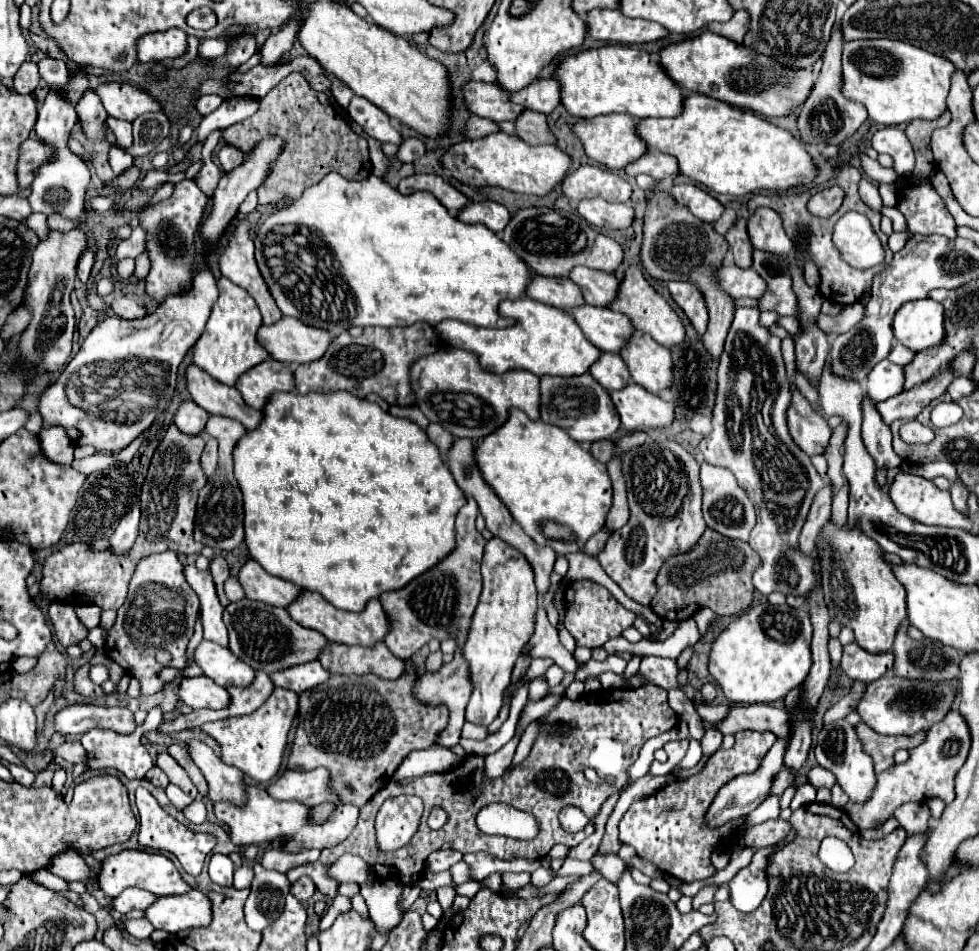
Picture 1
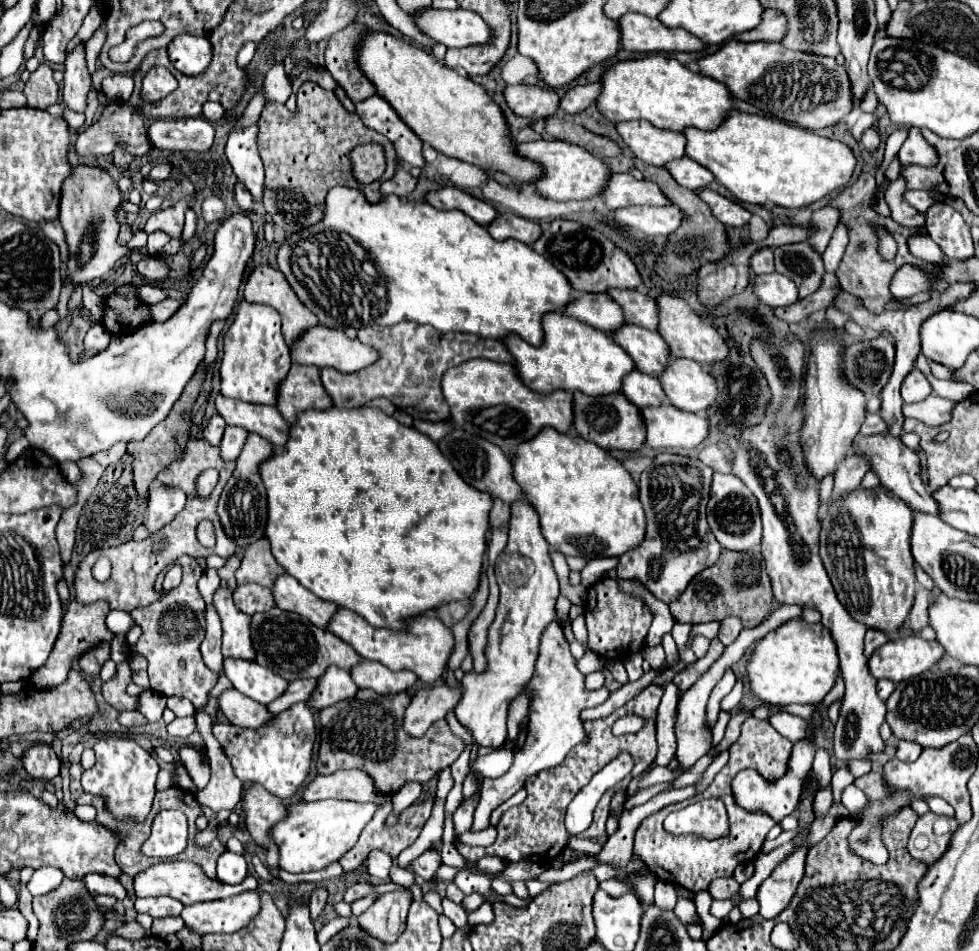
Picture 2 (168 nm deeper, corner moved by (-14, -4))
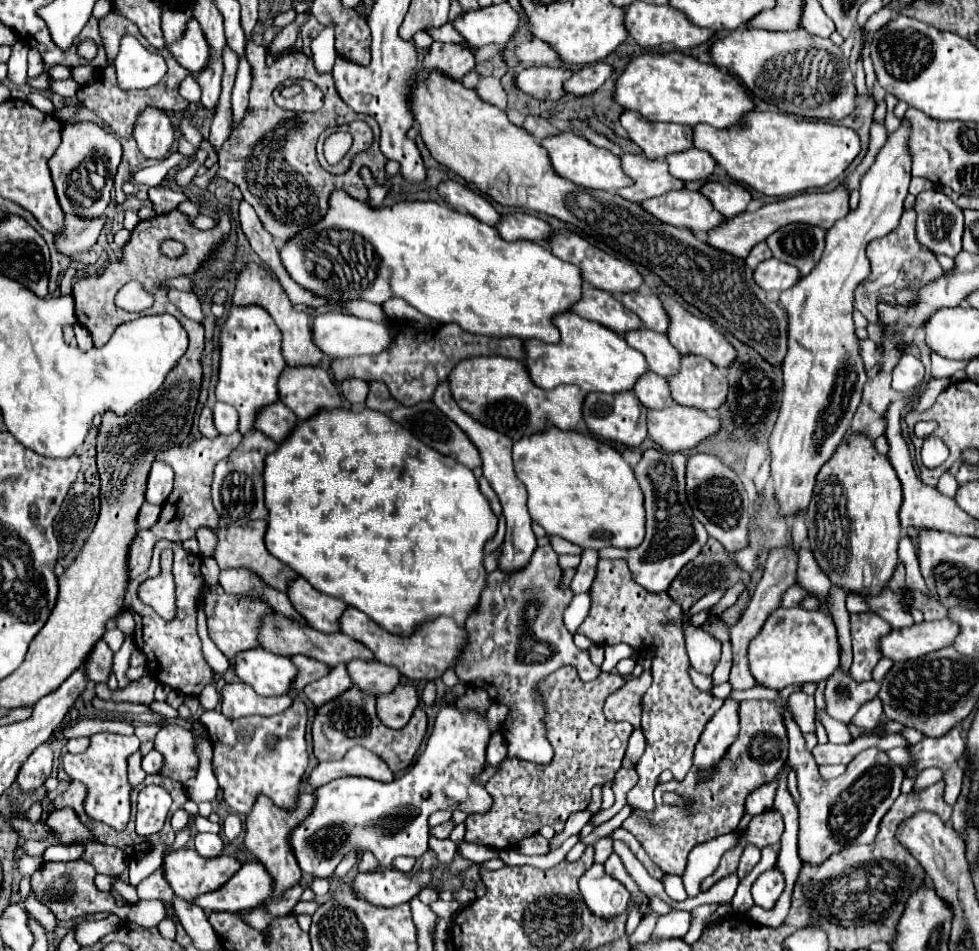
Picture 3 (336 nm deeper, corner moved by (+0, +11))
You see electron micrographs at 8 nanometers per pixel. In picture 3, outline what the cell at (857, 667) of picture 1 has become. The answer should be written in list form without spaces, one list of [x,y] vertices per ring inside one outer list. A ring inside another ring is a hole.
[[[941,619],[941,621],[923,621],[919,625],[911,625],[905,629],[893,629],[887,635],[883,635],[879,639],[879,651],[883,657],[889,657],[893,661],[909,661],[909,659],[917,659],[923,657],[927,653],[933,653],[937,649],[949,647],[953,643],[953,637],[957,635],[957,625],[953,625],[949,619]]]

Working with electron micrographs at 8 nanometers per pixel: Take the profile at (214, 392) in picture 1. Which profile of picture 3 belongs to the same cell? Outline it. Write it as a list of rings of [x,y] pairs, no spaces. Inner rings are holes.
[[[281,401],[271,403],[263,409],[257,411],[255,415],[255,427],[265,433],[267,437],[271,437],[273,441],[281,441],[285,435],[289,435],[293,423],[297,423],[297,417],[293,415],[293,411],[289,411]]]

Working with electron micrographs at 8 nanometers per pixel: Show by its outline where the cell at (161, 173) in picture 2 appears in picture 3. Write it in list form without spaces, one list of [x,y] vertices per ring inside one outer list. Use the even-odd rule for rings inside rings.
[[[145,109],[137,119],[133,139],[147,159],[163,159],[173,145],[175,129],[163,111]]]

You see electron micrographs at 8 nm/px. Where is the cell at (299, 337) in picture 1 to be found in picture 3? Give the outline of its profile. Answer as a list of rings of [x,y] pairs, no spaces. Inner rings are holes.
[[[331,311],[317,315],[311,321],[313,329],[313,343],[327,355],[327,357],[353,357],[353,355],[375,355],[381,353],[381,349],[389,347],[389,341],[393,341],[393,329],[389,329],[387,323],[375,323],[367,319],[359,319],[351,313]]]

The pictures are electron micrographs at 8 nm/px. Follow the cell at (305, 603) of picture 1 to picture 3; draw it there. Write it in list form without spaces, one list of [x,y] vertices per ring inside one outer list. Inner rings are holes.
[[[347,607],[343,611],[343,615],[339,617],[339,629],[345,635],[363,643],[367,649],[371,649],[377,661],[397,667],[411,681],[431,681],[441,677],[443,671],[457,661],[459,649],[465,647],[465,637],[467,637],[467,633],[459,629],[457,623],[449,617],[437,617],[429,623],[423,623],[421,629],[417,627],[417,631],[411,633],[411,637],[401,637],[383,631],[379,625],[375,625],[365,613],[357,611],[355,607]]]

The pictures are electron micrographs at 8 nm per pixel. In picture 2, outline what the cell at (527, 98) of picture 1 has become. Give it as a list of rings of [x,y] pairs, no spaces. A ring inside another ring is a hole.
[[[601,82],[587,84],[587,86],[575,86],[575,88],[571,88],[563,94],[561,110],[567,112],[567,114],[583,112],[585,108],[589,108],[591,104],[597,102],[599,92],[601,92]]]

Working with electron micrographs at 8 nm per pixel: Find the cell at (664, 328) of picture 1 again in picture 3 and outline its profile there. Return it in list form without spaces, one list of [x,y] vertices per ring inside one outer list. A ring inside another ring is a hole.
[[[661,293],[659,299],[661,299],[661,303],[663,303],[663,307],[665,307],[667,315],[669,315],[667,339],[669,339],[669,343],[671,343],[681,355],[689,355],[689,353],[691,353],[691,355],[701,355],[701,357],[709,359],[709,361],[711,361],[713,365],[717,365],[717,367],[727,367],[727,365],[733,361],[733,357],[735,357],[733,345],[725,339],[725,335],[723,335],[711,321],[691,315],[691,313],[689,313],[681,303],[677,303],[671,295]]]

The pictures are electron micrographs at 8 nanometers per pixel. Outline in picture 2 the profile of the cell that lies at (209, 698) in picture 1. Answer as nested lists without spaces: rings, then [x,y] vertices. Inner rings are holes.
[[[225,690],[219,698],[219,708],[227,720],[241,728],[261,728],[275,720],[275,714],[267,706],[243,696],[235,690]]]

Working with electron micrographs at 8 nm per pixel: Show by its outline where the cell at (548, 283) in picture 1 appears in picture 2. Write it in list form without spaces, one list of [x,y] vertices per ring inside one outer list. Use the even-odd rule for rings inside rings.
[[[581,294],[573,304],[569,302],[565,314],[607,334],[617,332],[625,324],[619,304],[609,294]]]

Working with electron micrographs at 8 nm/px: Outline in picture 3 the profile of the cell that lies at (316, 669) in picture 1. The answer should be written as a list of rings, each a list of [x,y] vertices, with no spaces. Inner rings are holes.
[[[337,665],[337,667],[331,667],[331,671],[323,679],[309,683],[303,691],[305,691],[307,699],[315,707],[319,707],[325,701],[331,701],[333,697],[341,695],[345,689],[349,689],[349,685],[351,685],[351,677],[349,677],[345,665]]]

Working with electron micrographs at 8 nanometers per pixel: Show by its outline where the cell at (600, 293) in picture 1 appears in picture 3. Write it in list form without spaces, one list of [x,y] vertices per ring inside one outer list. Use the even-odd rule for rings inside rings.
[[[637,291],[625,293],[625,295],[621,295],[621,303],[627,309],[631,309],[637,317],[641,317],[641,321],[645,323],[647,329],[659,331],[659,333],[667,331],[669,317],[667,317],[667,313],[665,313],[665,309],[655,293],[651,293],[651,299],[647,303],[643,301],[643,295],[639,295]]]

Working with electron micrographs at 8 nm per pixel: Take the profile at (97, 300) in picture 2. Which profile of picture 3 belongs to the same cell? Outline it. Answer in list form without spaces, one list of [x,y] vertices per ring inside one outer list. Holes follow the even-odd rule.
[[[67,215],[61,227],[61,233],[55,235],[55,247],[61,255],[73,257],[91,245],[95,245],[99,231],[103,229],[107,217],[99,217],[97,221],[81,221],[75,215]]]

